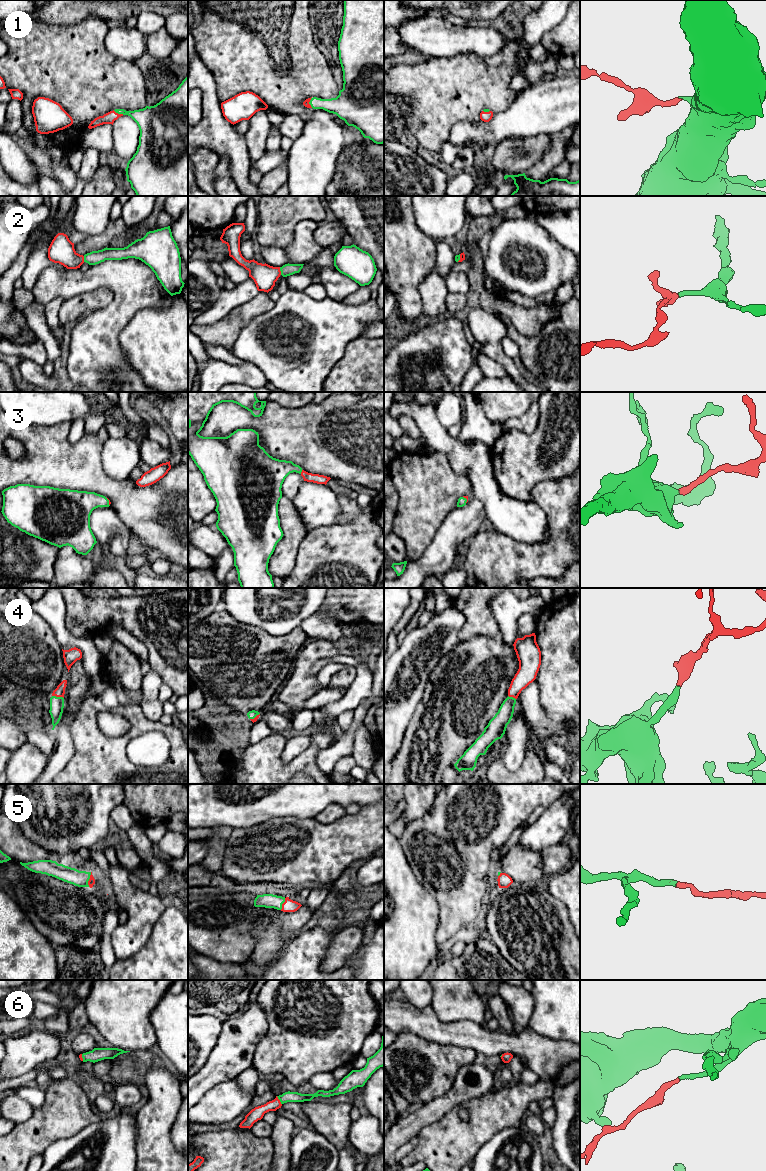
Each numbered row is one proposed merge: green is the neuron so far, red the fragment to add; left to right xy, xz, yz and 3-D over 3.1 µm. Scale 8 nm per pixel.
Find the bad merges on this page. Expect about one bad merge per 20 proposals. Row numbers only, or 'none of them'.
none of them

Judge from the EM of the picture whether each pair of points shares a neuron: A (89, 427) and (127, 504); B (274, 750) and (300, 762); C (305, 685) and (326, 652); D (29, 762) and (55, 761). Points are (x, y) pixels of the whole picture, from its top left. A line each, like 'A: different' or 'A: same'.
A: different
B: same
C: same
D: different

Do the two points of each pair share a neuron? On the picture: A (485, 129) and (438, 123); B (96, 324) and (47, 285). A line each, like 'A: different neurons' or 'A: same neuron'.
A: different neurons
B: same neuron

